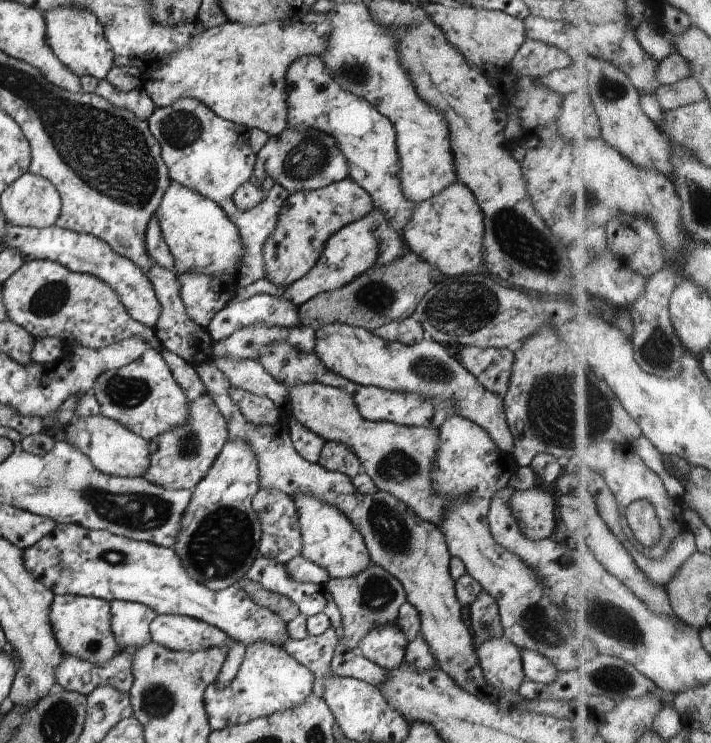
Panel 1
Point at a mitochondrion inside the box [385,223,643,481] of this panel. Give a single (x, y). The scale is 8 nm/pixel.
(560, 410)

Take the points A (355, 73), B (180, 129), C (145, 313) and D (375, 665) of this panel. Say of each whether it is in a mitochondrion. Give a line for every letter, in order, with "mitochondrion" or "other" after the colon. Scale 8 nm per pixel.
A: mitochondrion
B: mitochondrion
C: other
D: other

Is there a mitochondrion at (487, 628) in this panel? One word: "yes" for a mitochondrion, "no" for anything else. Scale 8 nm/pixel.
yes

